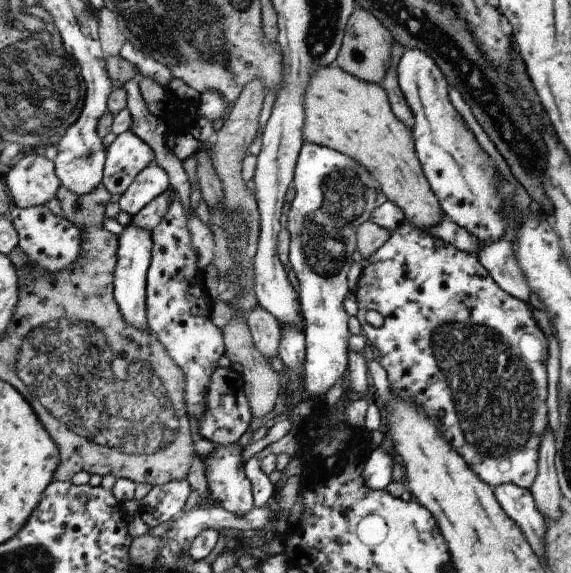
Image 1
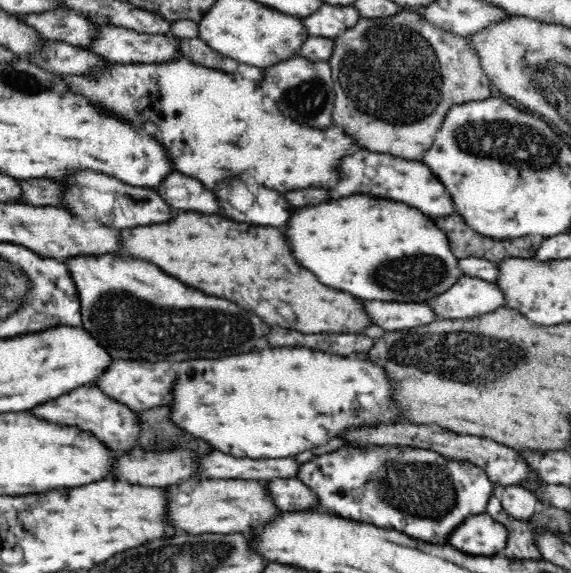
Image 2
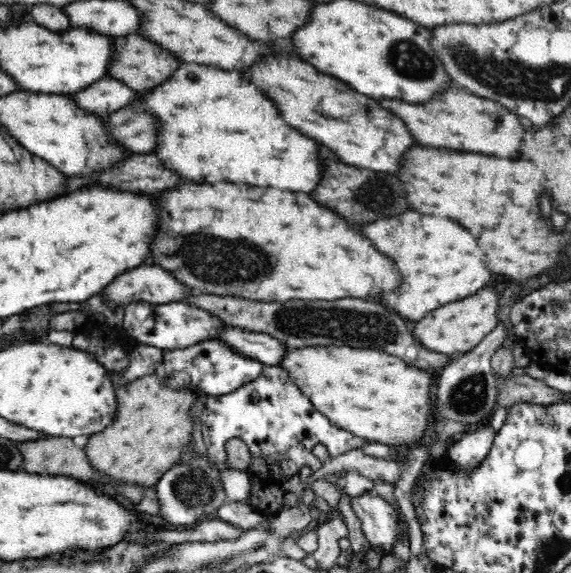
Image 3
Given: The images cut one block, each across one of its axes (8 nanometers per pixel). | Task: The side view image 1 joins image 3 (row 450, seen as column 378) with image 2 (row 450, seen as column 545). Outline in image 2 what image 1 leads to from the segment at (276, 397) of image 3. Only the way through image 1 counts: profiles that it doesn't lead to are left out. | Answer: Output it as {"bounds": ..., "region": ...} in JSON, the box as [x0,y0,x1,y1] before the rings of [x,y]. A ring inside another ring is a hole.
{"bounds":[298,450,494,544],"region":[[[340,450],[340,452],[334,452],[334,454],[324,454],[324,456],[318,456],[316,460],[308,462],[308,464],[300,464],[300,476],[298,476],[304,486],[308,486],[314,494],[320,496],[320,504],[330,510],[332,514],[340,514],[342,518],[346,520],[352,520],[352,522],[364,522],[364,524],[370,524],[370,526],[378,526],[382,530],[398,530],[402,534],[408,534],[410,538],[414,540],[420,540],[420,542],[430,542],[430,544],[448,544],[448,536],[466,520],[466,518],[472,518],[476,514],[484,514],[486,512],[486,504],[488,504],[488,498],[492,498],[492,490],[494,490],[494,484],[490,484],[488,476],[478,468],[474,466],[472,462],[458,462],[458,460],[450,460],[450,458],[444,458],[442,454],[434,452],[434,450],[408,450],[408,452],[396,452],[396,450],[380,450],[380,452],[370,452],[370,454],[364,454],[364,452],[358,452],[358,450]]]}

